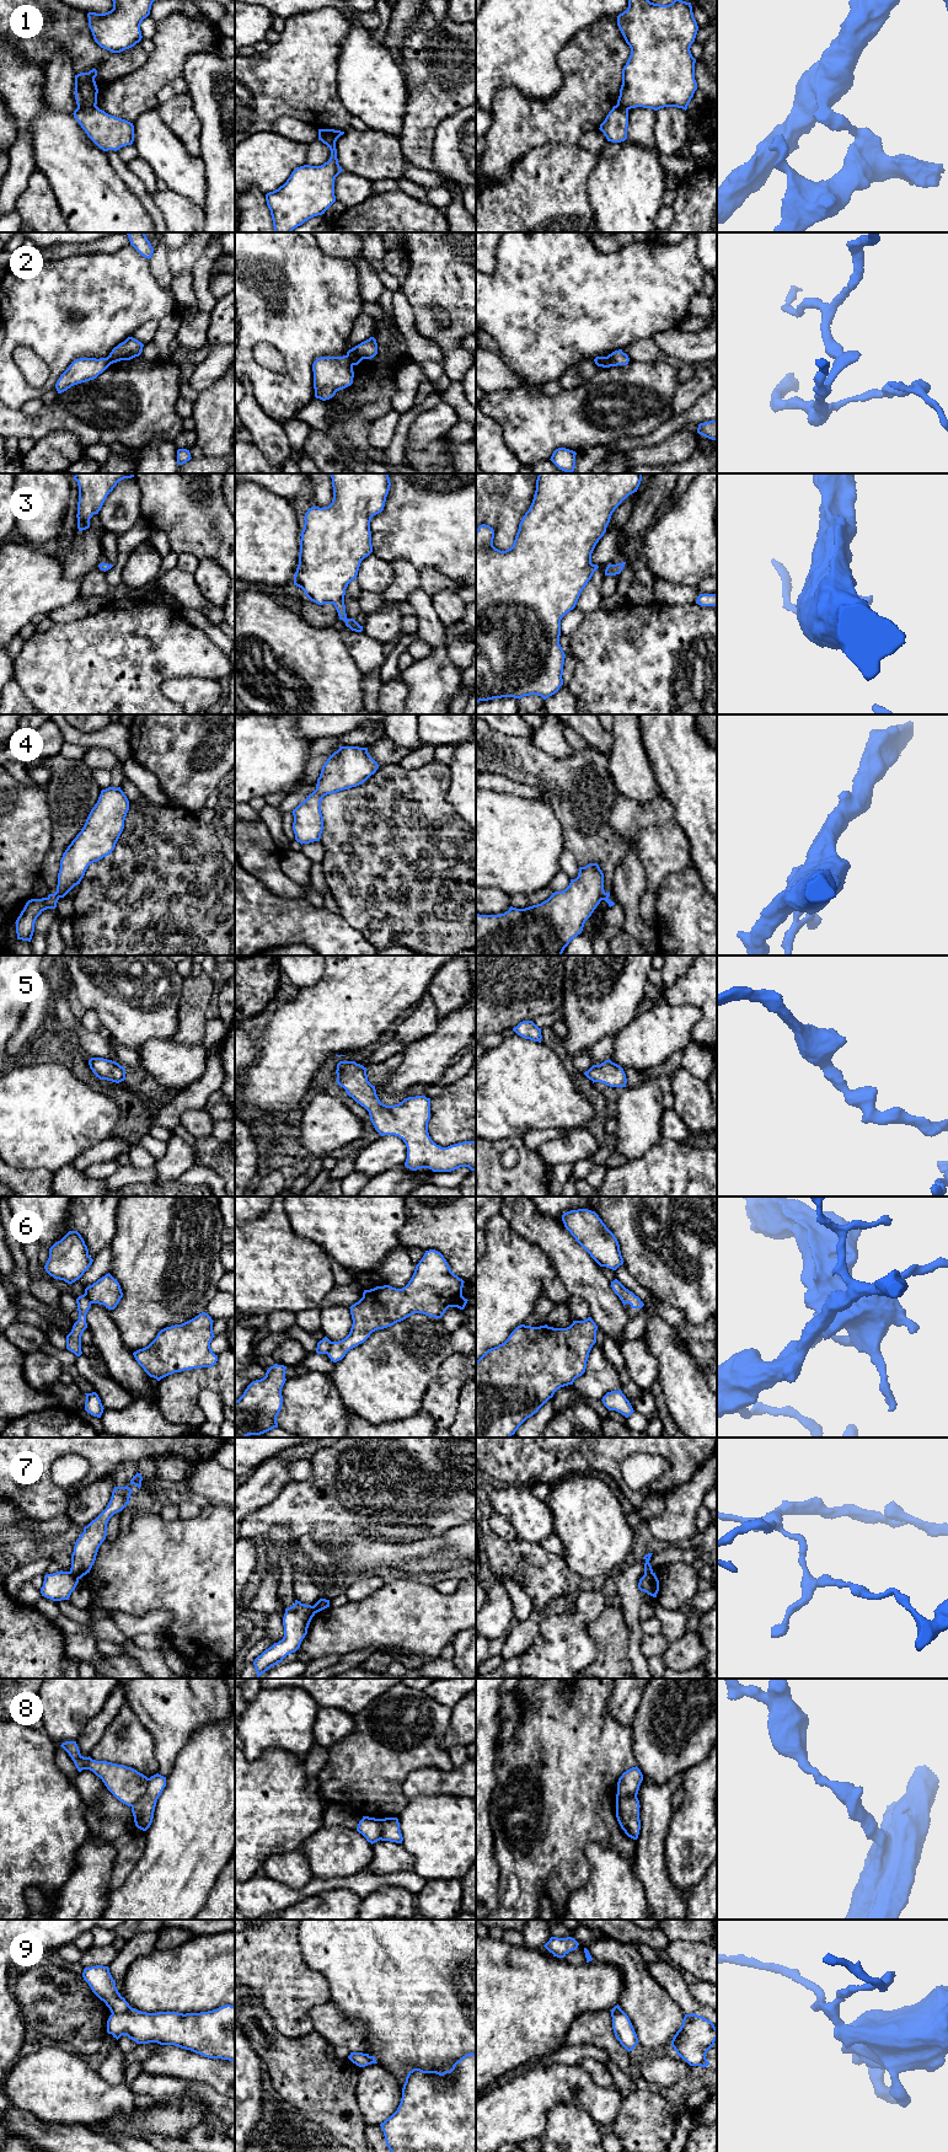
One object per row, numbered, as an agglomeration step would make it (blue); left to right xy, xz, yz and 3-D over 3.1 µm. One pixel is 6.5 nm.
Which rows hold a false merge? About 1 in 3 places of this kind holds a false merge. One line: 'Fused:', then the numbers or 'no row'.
Fused: 1, 2, 4, 6, 7, 8, 9

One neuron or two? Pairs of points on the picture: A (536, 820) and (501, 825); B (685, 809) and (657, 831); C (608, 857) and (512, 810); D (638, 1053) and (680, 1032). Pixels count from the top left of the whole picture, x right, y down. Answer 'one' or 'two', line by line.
A: one
B: two
C: two
D: one

